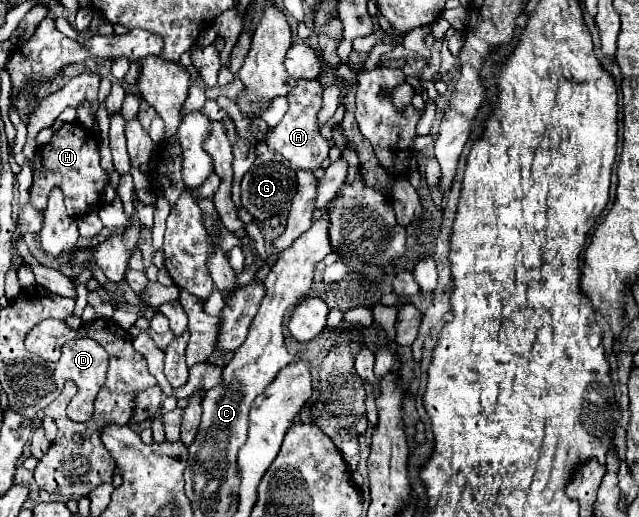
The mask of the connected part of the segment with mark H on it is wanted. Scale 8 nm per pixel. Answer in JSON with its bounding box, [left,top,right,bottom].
[31,123,107,218]

